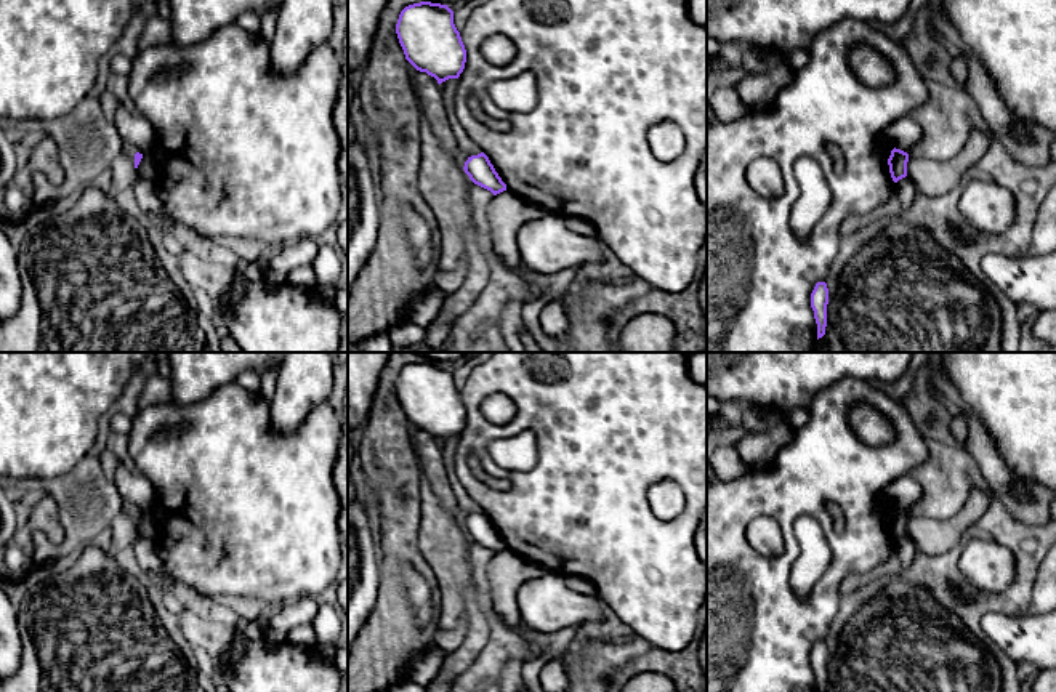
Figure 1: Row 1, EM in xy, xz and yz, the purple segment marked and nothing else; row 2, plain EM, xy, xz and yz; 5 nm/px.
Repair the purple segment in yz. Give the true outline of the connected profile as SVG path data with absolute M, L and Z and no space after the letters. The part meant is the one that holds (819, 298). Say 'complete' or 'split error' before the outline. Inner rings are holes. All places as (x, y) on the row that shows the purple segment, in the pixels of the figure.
complete | M817 282L811 293L811 308L817 324L817 340L825 335L828 288L825 282Z

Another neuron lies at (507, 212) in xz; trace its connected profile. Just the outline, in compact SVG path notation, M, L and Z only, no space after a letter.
M508 189L494 195L487 207L487 219L490 224L490 245L502 268L518 269L521 266L518 231L526 223L548 213L550 211L529 203Z

